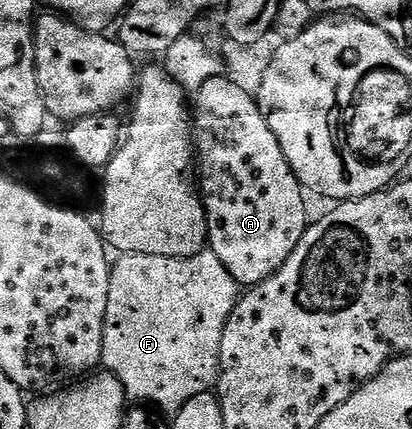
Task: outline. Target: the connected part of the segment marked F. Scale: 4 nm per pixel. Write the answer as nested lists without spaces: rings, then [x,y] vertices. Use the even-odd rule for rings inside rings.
[[[208,249],[191,257],[163,257],[135,251],[122,254],[118,259],[121,260],[112,264],[109,273],[111,285],[101,362],[104,370],[123,384],[130,400],[175,413],[183,409],[191,397],[216,388],[217,376],[221,373],[223,329],[237,304],[239,288],[231,273],[223,269],[223,261]]]

